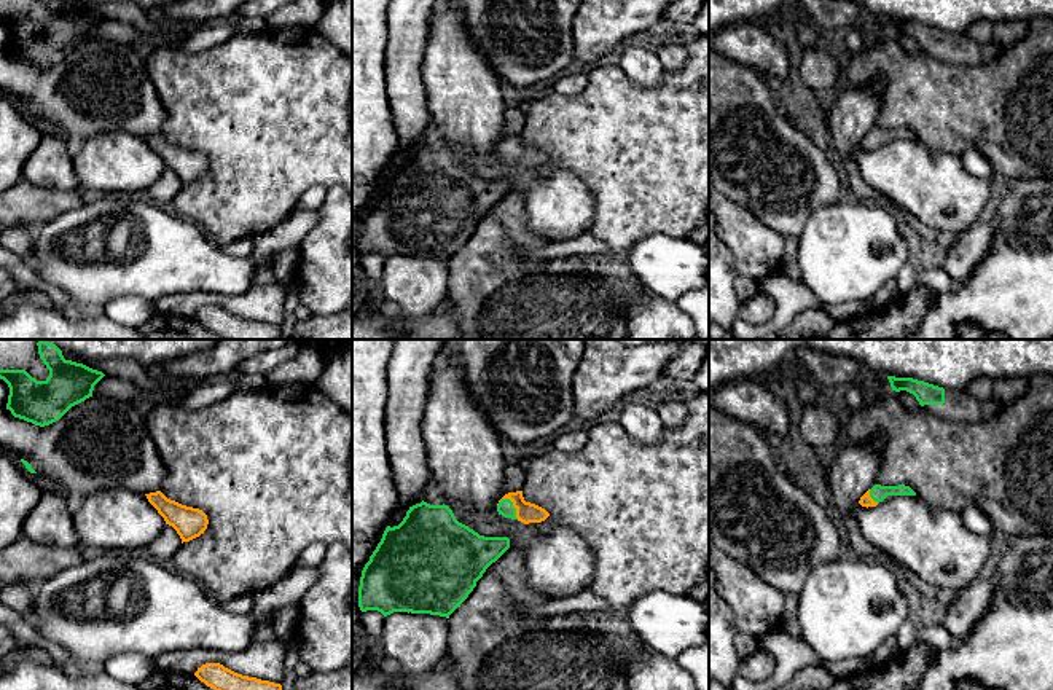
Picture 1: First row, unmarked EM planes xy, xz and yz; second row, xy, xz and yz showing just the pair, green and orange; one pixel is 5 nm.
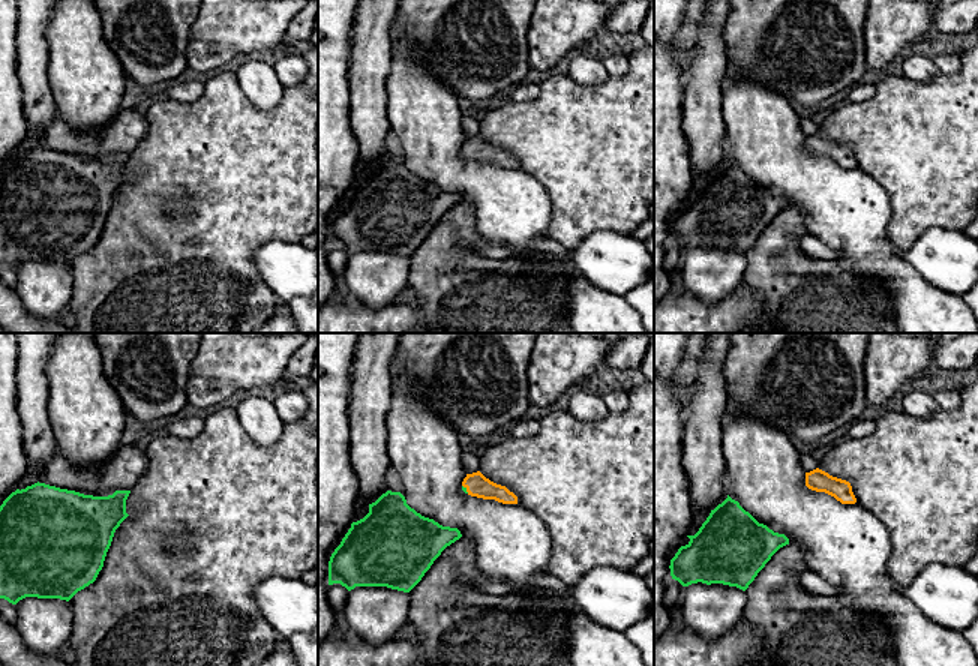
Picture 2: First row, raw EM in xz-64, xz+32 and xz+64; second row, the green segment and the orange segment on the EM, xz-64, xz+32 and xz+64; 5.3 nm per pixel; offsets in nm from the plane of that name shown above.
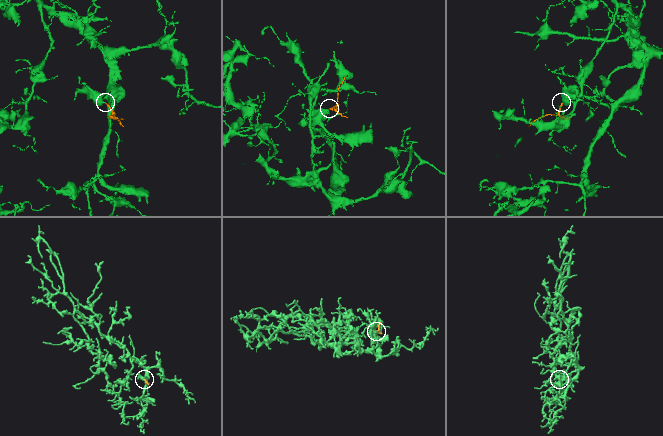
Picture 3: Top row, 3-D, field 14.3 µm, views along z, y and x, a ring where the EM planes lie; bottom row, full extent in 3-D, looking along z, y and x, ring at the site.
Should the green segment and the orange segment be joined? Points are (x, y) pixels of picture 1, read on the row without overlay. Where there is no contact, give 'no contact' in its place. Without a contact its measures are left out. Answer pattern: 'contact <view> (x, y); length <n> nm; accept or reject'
contact xz (512, 148); length 140 nm; accept

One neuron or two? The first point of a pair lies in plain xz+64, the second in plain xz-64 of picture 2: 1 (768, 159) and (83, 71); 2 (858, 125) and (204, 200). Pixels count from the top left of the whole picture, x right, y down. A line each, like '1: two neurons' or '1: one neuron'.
1: one neuron
2: one neuron

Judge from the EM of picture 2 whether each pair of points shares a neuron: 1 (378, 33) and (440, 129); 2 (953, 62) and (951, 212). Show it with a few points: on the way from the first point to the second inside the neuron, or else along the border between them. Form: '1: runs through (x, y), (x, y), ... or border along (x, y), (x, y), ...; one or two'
1: border along (393, 44), (384, 87); two
2: border along (959, 53), (960, 68), (954, 72), (942, 74); two

